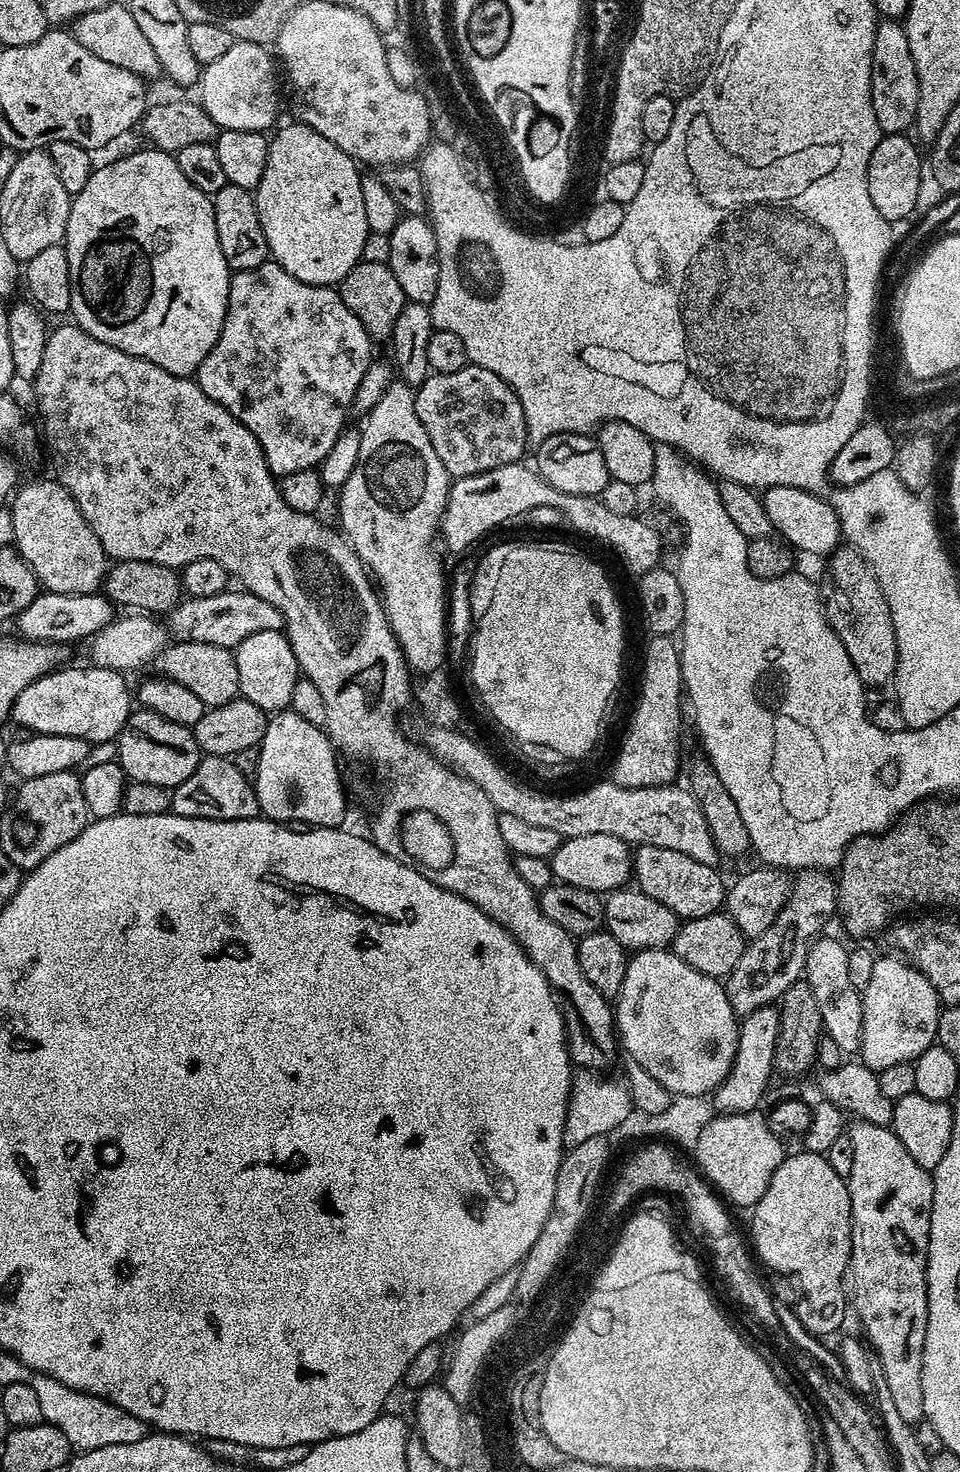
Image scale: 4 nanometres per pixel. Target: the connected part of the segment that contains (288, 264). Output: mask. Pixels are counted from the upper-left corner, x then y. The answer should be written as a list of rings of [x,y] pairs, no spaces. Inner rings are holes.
[[[291,123],[285,128],[277,127],[276,137],[269,139],[266,170],[254,190],[262,234],[266,234],[271,259],[280,264],[282,270],[307,284],[336,286],[360,263],[362,246],[366,246],[369,234],[366,210],[362,206],[362,172],[357,161],[338,150],[330,138],[322,138],[318,130],[305,124]]]

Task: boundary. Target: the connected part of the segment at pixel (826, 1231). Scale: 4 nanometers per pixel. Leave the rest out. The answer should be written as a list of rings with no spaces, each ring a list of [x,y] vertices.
[[[805,1150],[785,1155],[778,1170],[774,1170],[774,1178],[770,1178],[770,1186],[766,1186],[766,1194],[750,1215],[750,1244],[759,1263],[784,1276],[793,1276],[800,1283],[804,1301],[795,1305],[798,1318],[813,1335],[828,1338],[843,1326],[844,1308],[846,1312],[852,1207],[845,1177],[834,1174],[827,1155]]]

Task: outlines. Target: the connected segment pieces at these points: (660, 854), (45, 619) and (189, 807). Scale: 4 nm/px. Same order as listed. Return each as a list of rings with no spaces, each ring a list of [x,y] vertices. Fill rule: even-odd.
[[[641,844],[632,852],[635,887],[654,898],[654,902],[662,902],[662,906],[666,906],[675,916],[684,920],[702,918],[725,907],[726,881],[724,882],[716,870],[713,865],[694,862],[690,854],[666,850],[666,846]]]
[[[41,591],[39,596],[26,606],[26,610],[14,617],[15,631],[25,640],[37,640],[43,644],[75,645],[75,640],[87,641],[89,638],[110,626],[117,619],[118,608],[107,596],[100,592],[90,594],[58,594]]]
[[[204,756],[200,765],[177,788],[171,789],[171,811],[178,816],[190,818],[206,818],[207,820],[255,820],[261,815],[260,803],[256,797],[253,781],[244,777],[242,769],[226,756]]]

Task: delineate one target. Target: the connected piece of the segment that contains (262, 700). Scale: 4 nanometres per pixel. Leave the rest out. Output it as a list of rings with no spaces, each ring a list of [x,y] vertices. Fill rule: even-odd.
[[[262,630],[259,634],[250,634],[250,638],[242,641],[234,650],[234,655],[237,662],[239,695],[243,699],[254,702],[254,706],[258,706],[269,714],[285,711],[291,705],[294,686],[296,681],[301,679],[302,673],[298,658],[283,631]]]

